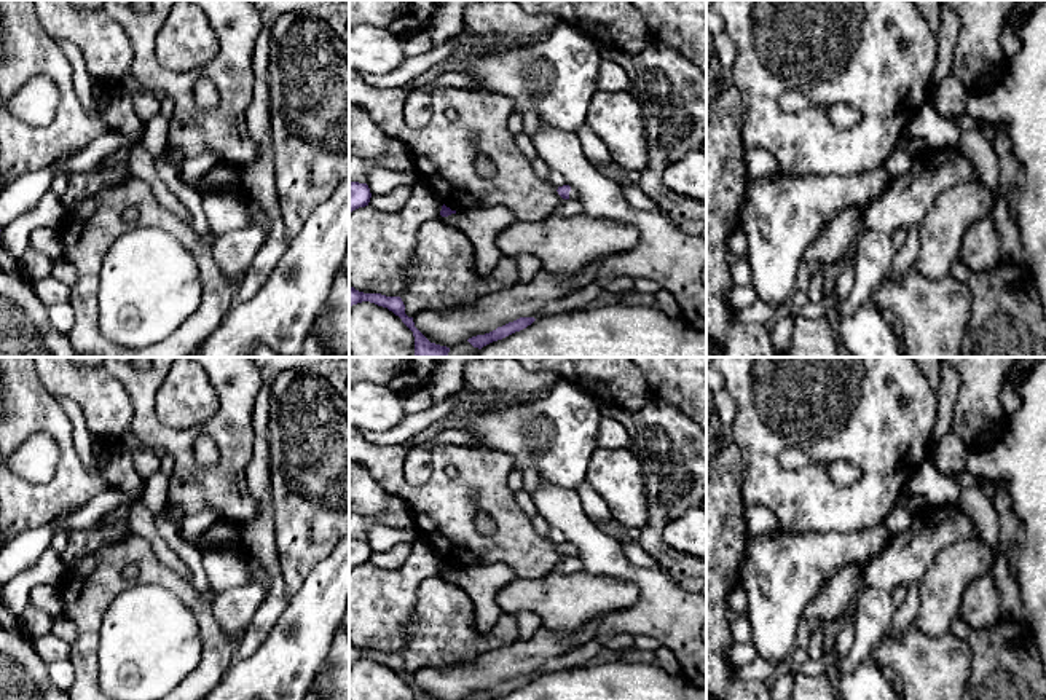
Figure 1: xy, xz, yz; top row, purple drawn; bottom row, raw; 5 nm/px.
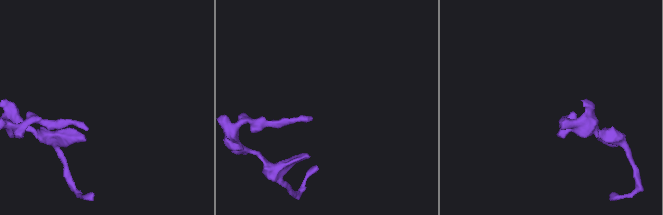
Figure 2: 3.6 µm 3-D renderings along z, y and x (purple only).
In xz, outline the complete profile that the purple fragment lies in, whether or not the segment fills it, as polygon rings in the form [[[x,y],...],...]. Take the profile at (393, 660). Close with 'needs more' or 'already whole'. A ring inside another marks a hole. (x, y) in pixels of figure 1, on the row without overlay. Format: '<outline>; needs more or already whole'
[[[349,643],[349,663],[362,660],[362,659],[370,659],[378,663],[387,665],[392,668],[395,673],[402,676],[402,679],[413,689],[415,700],[431,700],[416,684],[413,679],[413,674],[408,674],[405,671],[405,662],[400,654],[386,654],[381,651],[364,651],[356,647],[354,644]]]; already whole

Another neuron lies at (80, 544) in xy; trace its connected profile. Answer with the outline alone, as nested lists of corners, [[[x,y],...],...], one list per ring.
[[[105,523],[85,531],[72,531],[65,549],[59,553],[65,571],[75,568],[83,558],[100,547],[121,541],[131,533],[129,523]]]

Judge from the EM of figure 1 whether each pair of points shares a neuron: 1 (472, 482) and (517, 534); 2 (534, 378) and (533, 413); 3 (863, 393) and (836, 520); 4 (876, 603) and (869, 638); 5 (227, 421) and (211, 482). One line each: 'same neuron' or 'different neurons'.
1: same neuron
2: different neurons
3: same neuron
4: same neuron
5: same neuron

